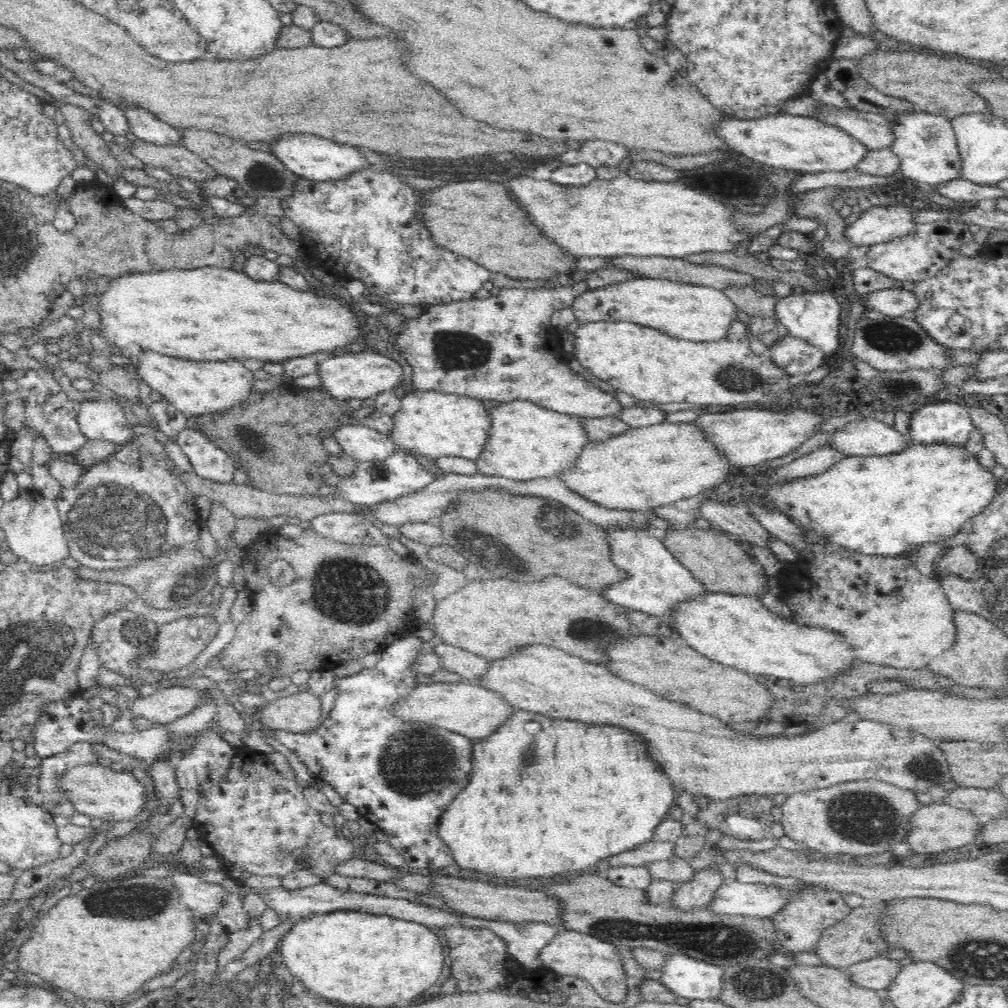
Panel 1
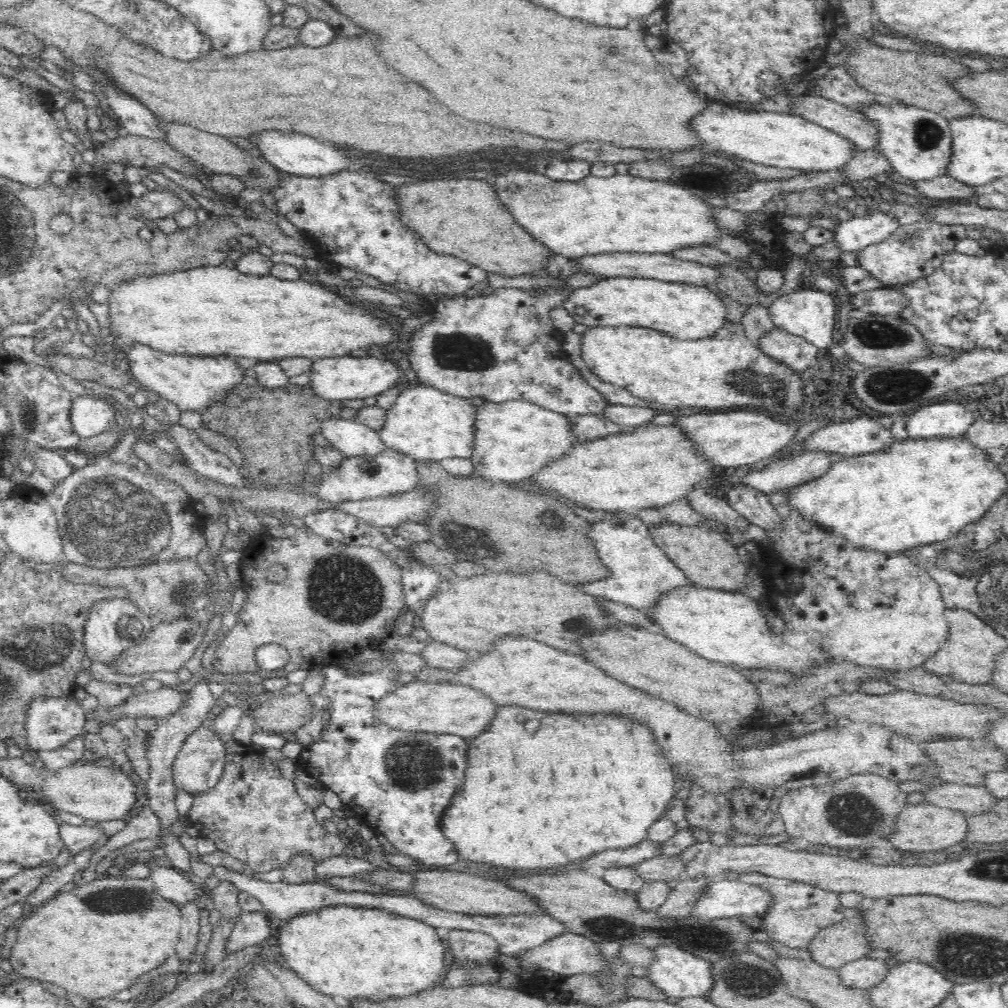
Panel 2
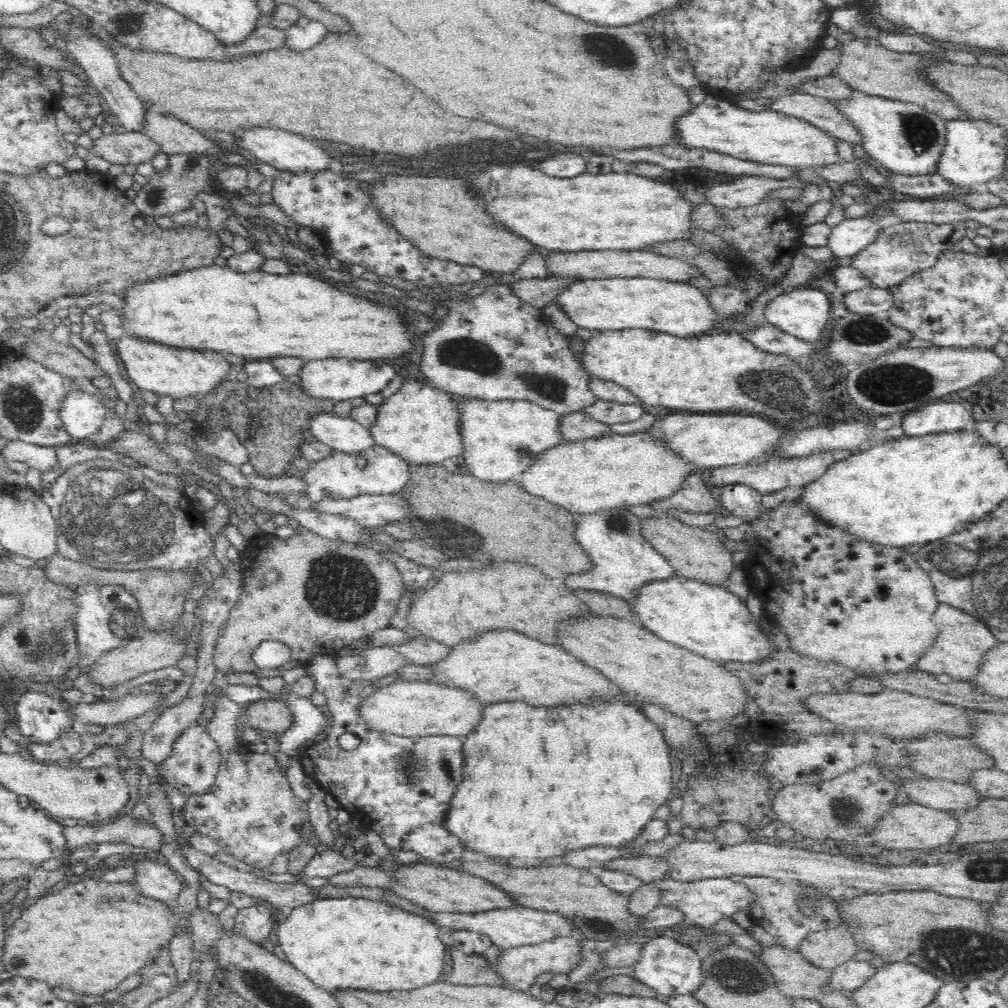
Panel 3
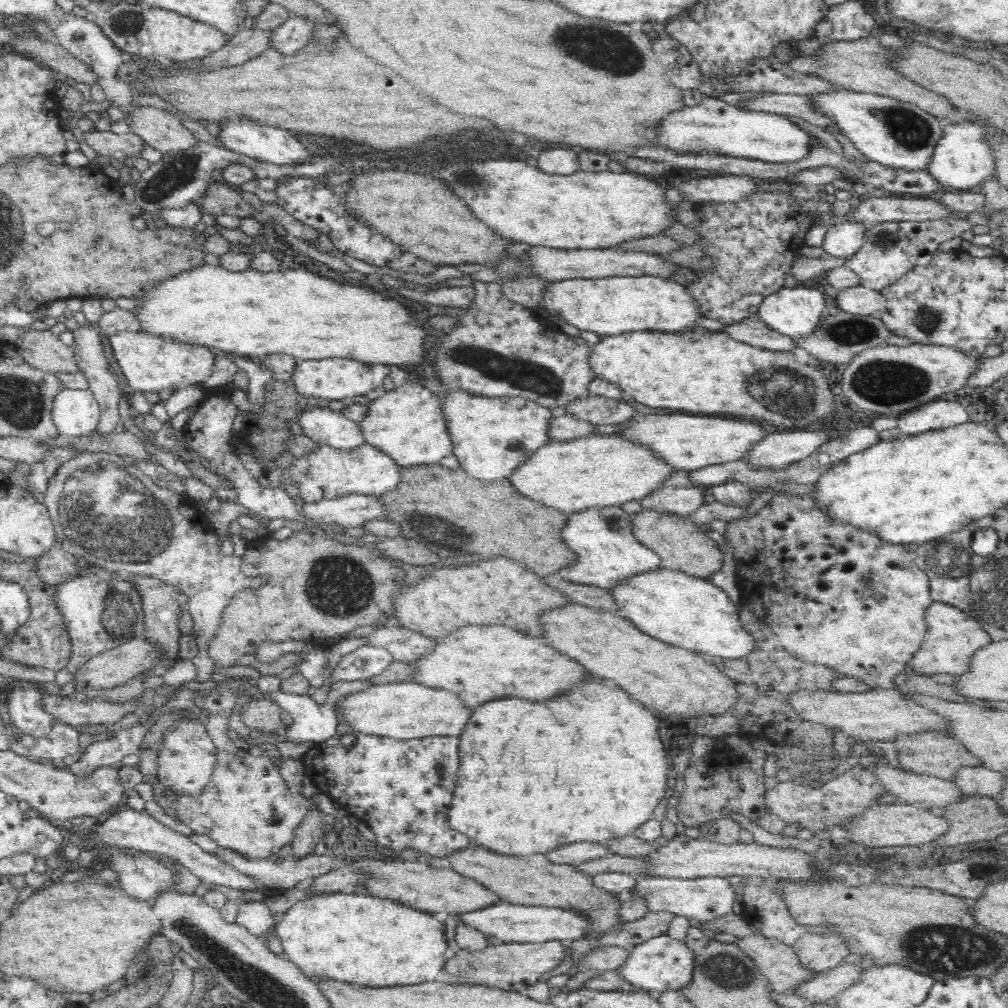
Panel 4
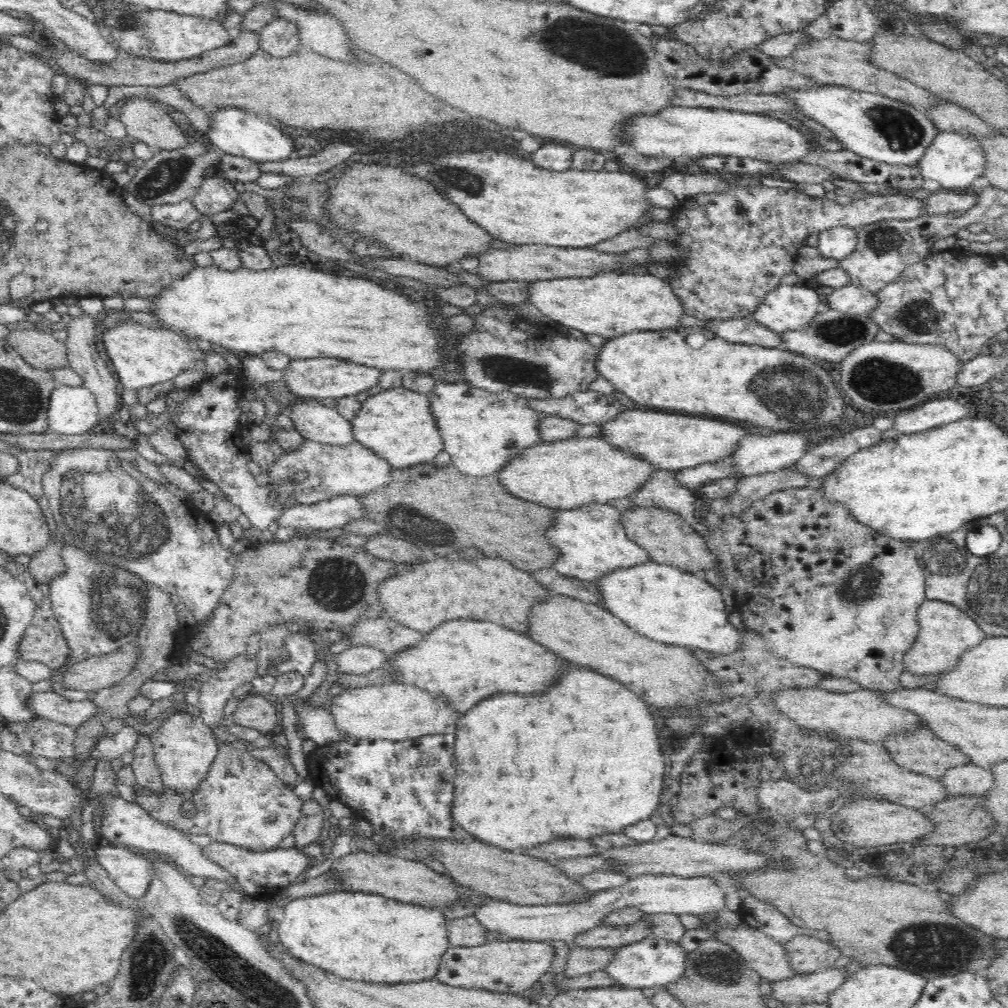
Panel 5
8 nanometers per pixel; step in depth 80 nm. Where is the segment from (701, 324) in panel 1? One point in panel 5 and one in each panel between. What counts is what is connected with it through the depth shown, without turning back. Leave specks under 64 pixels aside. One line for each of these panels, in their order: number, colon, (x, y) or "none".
2: (686, 312)
3: (678, 309)
4: (606, 306)
5: (610, 305)

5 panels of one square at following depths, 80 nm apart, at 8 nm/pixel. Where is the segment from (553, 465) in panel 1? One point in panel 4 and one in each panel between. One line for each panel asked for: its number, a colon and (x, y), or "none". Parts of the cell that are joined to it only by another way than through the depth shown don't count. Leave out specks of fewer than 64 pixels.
2: (516, 440)
3: (503, 439)
4: (493, 437)

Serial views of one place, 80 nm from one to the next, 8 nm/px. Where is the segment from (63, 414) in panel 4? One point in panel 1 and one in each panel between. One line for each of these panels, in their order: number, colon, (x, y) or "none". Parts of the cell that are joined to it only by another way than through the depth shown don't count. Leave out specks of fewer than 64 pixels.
1: (106, 420)
2: (90, 416)
3: (83, 413)

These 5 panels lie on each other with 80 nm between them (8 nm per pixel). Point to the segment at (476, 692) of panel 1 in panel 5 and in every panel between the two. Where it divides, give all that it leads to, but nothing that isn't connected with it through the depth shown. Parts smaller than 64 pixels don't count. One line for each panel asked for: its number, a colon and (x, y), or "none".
2: (445, 707)
3: (411, 708)
4: (406, 709)
5: (397, 711)

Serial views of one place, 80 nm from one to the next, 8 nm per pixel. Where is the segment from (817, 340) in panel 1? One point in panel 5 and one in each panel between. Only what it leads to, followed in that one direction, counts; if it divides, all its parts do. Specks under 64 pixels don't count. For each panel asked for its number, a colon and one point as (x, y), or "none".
2: (808, 313)
3: (804, 312)
4: (797, 312)
5: (789, 308)

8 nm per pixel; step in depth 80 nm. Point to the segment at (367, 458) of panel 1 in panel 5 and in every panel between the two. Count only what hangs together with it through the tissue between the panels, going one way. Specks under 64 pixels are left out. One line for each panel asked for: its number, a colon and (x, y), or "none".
2: (352, 438)
3: (344, 434)
4: (327, 427)
5: (317, 423)

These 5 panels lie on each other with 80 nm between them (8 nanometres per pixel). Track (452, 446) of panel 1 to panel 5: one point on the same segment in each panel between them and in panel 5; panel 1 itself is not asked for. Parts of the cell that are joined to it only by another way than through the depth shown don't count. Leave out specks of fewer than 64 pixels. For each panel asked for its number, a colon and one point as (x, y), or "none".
2: (426, 424)
3: (420, 423)
4: (409, 424)
5: (398, 424)

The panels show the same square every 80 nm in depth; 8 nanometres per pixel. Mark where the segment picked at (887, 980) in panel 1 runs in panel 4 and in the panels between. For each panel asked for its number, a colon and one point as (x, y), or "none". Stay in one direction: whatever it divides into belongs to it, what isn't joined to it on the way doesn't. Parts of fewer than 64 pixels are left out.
2: (866, 973)
3: (851, 975)
4: (830, 982)

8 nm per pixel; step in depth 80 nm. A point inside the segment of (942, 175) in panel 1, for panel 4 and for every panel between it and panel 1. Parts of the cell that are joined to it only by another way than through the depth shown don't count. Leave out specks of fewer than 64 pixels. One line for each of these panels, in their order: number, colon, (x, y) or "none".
2: (919, 143)
3: (907, 139)
4: (900, 135)

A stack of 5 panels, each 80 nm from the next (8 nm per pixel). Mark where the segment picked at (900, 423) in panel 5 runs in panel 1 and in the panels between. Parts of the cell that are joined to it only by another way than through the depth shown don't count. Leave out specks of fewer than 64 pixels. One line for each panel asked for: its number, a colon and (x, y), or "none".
1: (945, 423)
2: (945, 420)
3: (946, 417)
4: (939, 414)

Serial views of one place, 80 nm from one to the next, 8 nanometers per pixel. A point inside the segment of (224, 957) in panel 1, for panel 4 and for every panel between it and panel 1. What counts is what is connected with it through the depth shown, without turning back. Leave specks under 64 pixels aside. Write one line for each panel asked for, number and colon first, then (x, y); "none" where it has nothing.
2: (252, 928)
3: (257, 922)
4: (255, 916)

